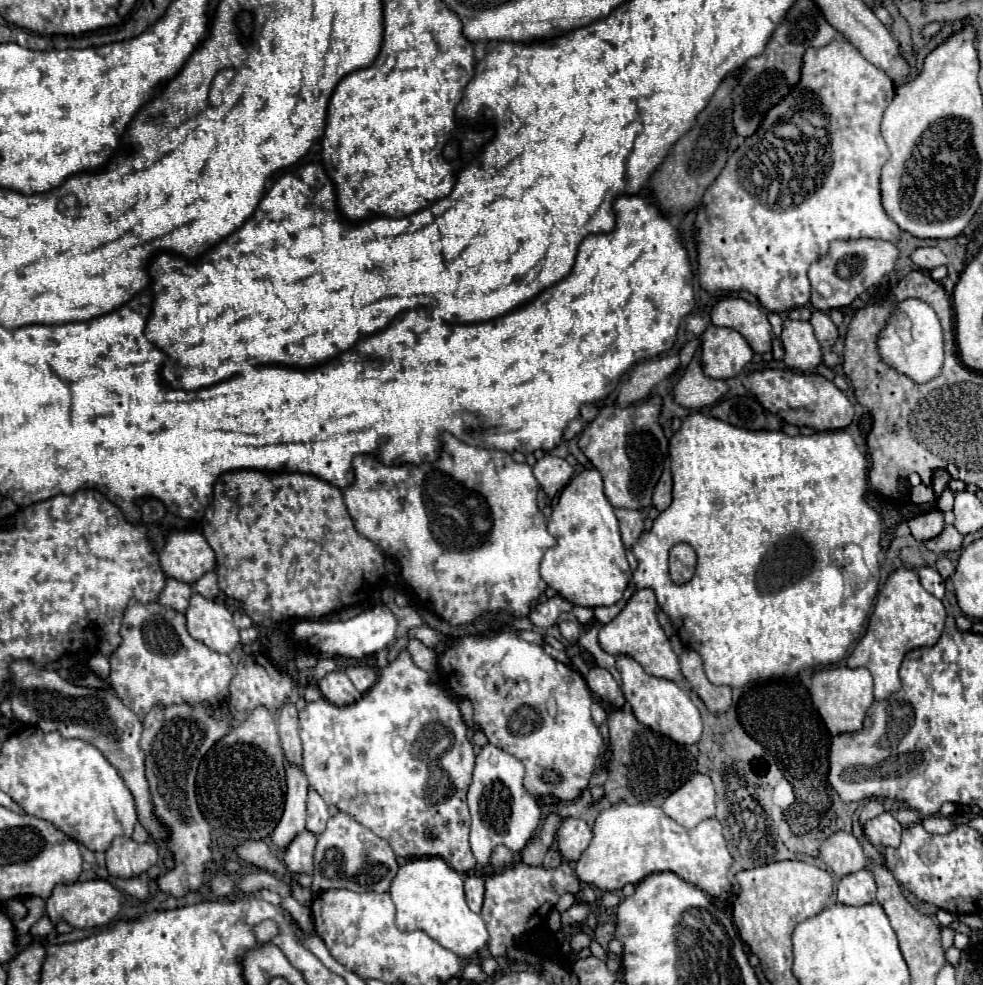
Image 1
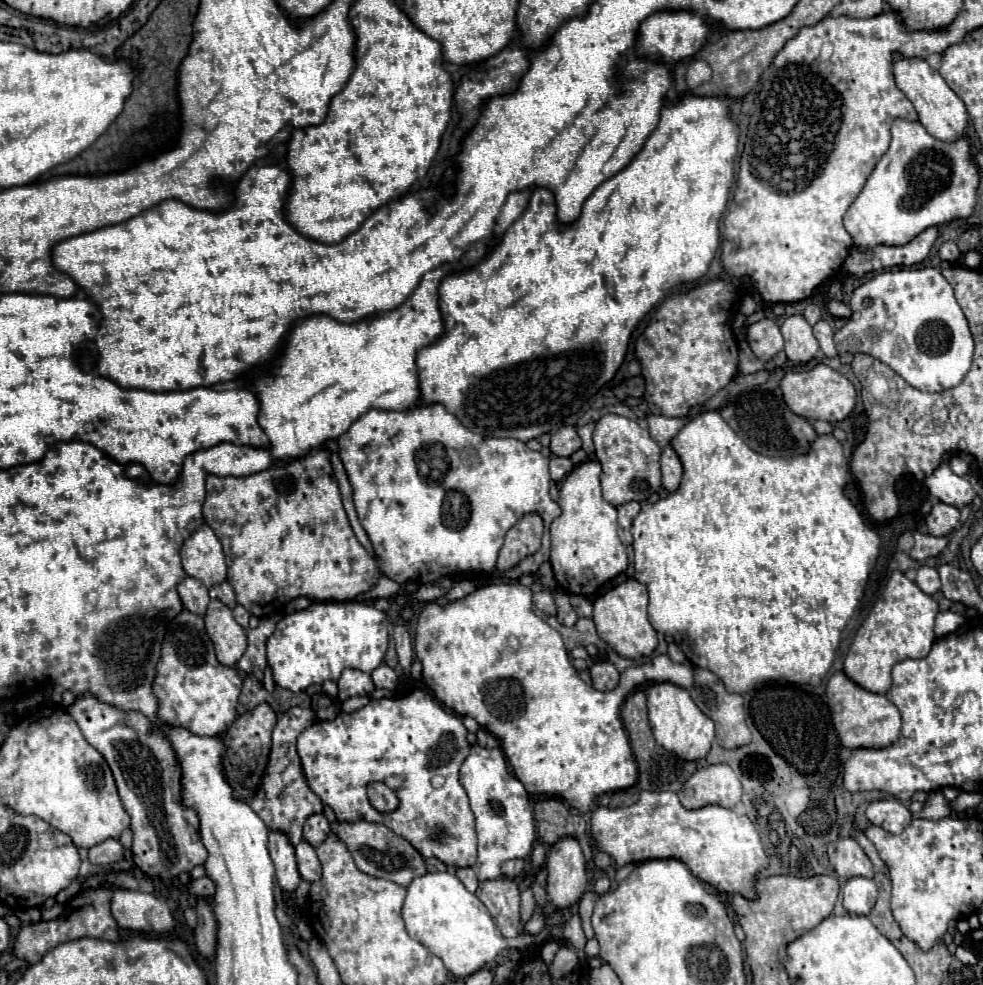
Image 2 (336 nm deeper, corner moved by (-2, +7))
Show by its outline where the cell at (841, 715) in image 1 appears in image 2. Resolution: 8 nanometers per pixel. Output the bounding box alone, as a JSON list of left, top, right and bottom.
[826,672,900,748]

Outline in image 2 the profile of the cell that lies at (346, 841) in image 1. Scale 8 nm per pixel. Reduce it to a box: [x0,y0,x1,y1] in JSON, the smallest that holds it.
[330,820,426,886]

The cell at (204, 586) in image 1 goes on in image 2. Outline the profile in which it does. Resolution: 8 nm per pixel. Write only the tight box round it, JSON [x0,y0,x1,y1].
[210,582,236,608]

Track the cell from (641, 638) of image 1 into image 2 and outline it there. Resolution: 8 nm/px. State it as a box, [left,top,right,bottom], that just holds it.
[594,580,658,660]

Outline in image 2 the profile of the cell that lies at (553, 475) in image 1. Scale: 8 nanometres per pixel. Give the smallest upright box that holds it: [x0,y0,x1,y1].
[550,426,582,458]

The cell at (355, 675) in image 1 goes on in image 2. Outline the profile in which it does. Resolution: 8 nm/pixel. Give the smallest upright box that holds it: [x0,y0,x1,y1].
[370,664,398,690]

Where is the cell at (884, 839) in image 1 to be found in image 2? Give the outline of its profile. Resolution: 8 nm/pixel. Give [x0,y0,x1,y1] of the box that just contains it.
[866,800,912,834]

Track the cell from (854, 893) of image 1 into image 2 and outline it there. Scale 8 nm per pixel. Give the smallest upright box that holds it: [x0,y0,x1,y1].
[842,876,878,914]

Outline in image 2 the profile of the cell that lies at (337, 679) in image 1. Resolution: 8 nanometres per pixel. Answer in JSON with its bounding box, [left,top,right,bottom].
[336,668,374,702]

